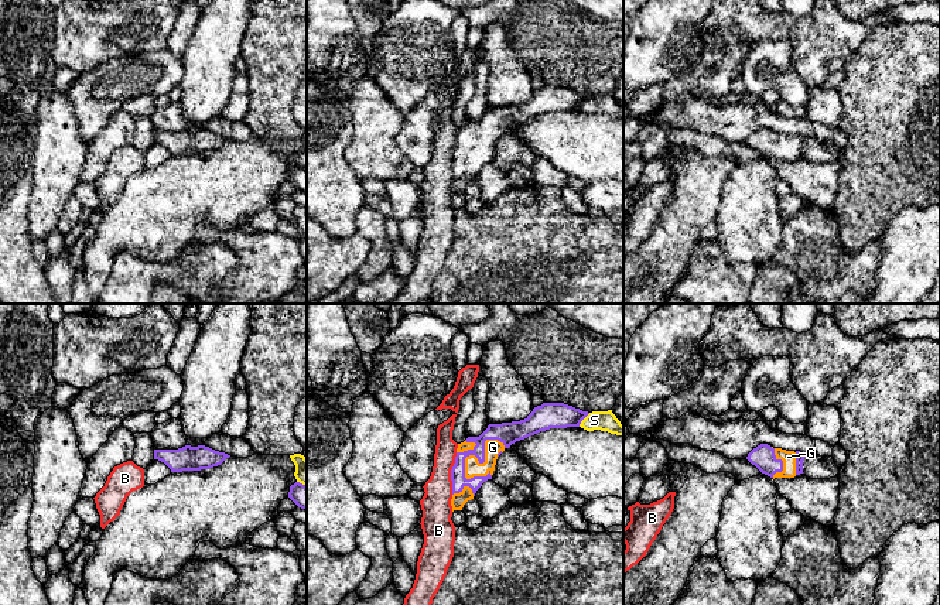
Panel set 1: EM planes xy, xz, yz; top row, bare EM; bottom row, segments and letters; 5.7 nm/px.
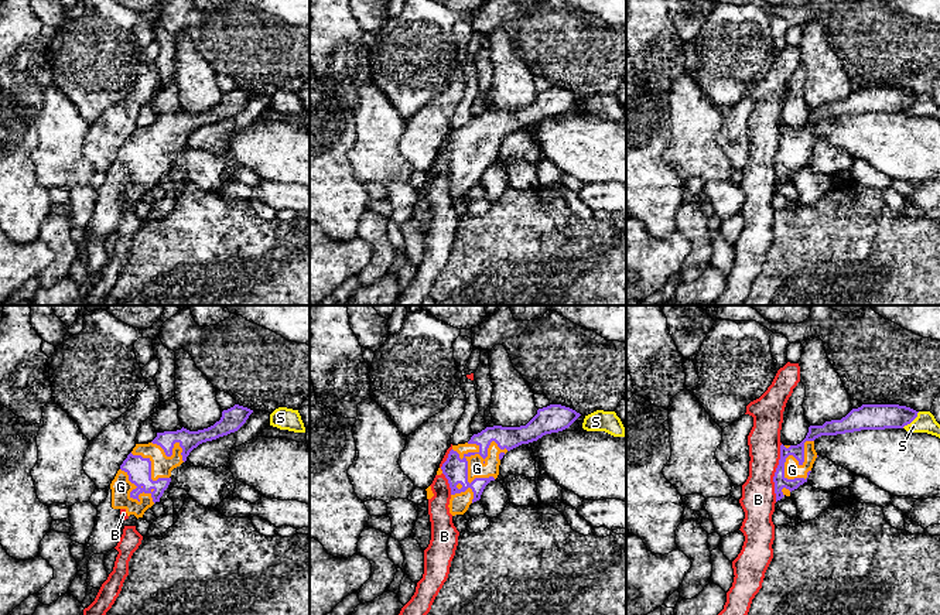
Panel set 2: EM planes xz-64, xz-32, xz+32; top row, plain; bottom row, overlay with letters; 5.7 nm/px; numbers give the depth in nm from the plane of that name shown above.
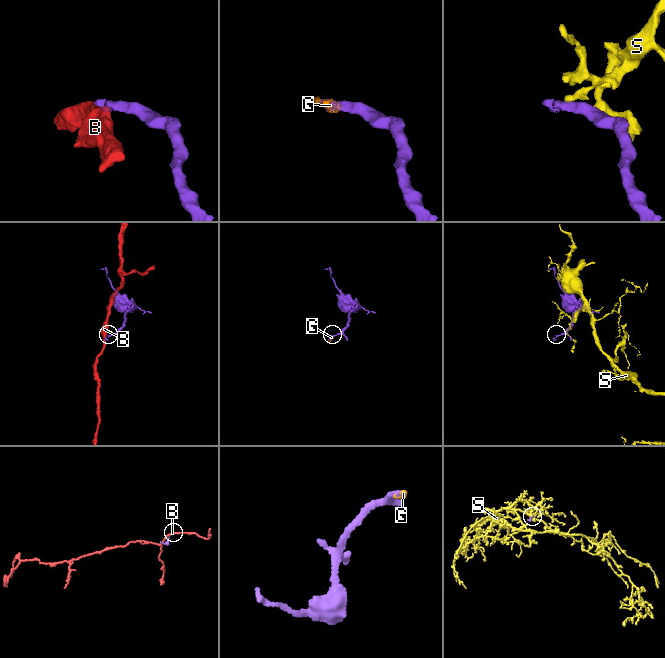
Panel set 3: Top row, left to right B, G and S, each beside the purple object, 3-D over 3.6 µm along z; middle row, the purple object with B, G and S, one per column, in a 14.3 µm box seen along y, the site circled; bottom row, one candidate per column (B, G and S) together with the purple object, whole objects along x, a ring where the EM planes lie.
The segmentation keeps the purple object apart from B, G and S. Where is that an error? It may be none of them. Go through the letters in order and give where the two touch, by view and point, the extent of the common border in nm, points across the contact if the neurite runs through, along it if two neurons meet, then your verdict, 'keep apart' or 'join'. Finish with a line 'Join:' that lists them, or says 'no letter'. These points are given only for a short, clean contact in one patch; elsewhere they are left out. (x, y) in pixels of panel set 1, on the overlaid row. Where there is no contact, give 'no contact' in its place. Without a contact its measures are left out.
B: meets purple in xz at (451, 474); contact 240 nm long; border along xz (457, 453), (451, 470), (451, 494); keep apart
G: meets purple in xz at (484, 461); contact 300 nm long; join
S: meets purple in xz at (583, 419); contact 100 nm long; keep apart
Join: G

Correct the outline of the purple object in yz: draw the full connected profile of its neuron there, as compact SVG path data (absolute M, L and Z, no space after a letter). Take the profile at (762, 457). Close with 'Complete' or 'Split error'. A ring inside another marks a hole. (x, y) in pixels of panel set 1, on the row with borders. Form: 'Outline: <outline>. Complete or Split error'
Outline: M760 444L753 448L746 459L762 474L770 478L794 478L803 474L803 461L806 454L800 451L786 451Z. Split error

